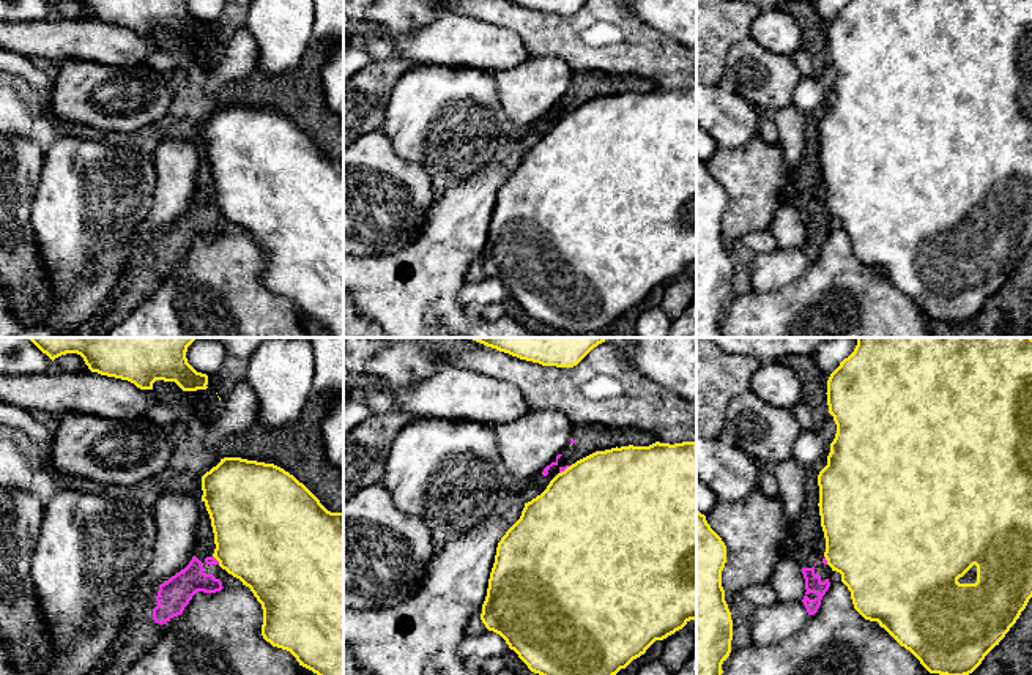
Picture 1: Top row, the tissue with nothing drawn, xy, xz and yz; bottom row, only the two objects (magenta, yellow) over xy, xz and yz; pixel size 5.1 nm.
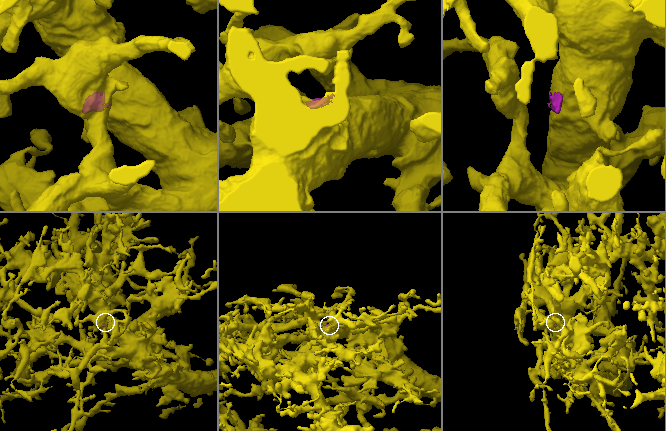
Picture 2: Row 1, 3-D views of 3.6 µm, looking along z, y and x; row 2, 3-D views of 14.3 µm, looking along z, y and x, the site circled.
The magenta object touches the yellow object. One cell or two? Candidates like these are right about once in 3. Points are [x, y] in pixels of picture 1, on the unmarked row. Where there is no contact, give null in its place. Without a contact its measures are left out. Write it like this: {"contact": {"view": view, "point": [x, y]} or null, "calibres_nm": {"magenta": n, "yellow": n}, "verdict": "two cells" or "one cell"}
{"contact": {"view": "xz", "point": [564, 115]}, "calibres_nm": {"magenta": 30, "yellow": 500}, "verdict": "two cells"}

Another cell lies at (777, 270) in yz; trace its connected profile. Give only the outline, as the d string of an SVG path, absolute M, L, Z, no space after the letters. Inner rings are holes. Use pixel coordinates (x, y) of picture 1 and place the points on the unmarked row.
M777 248L769 254L756 254L752 267L752 292L775 293L804 276L810 262L802 248Z

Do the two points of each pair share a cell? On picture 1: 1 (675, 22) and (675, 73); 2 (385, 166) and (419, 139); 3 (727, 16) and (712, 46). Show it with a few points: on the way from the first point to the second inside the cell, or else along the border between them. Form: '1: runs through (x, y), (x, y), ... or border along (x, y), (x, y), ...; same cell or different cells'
1: border along (642, 21), (679, 43); different cells
2: border along (382, 130), (402, 158), (416, 163), (429, 175); different cells
3: runs through (719, 24), (712, 30), (712, 38); same cell

